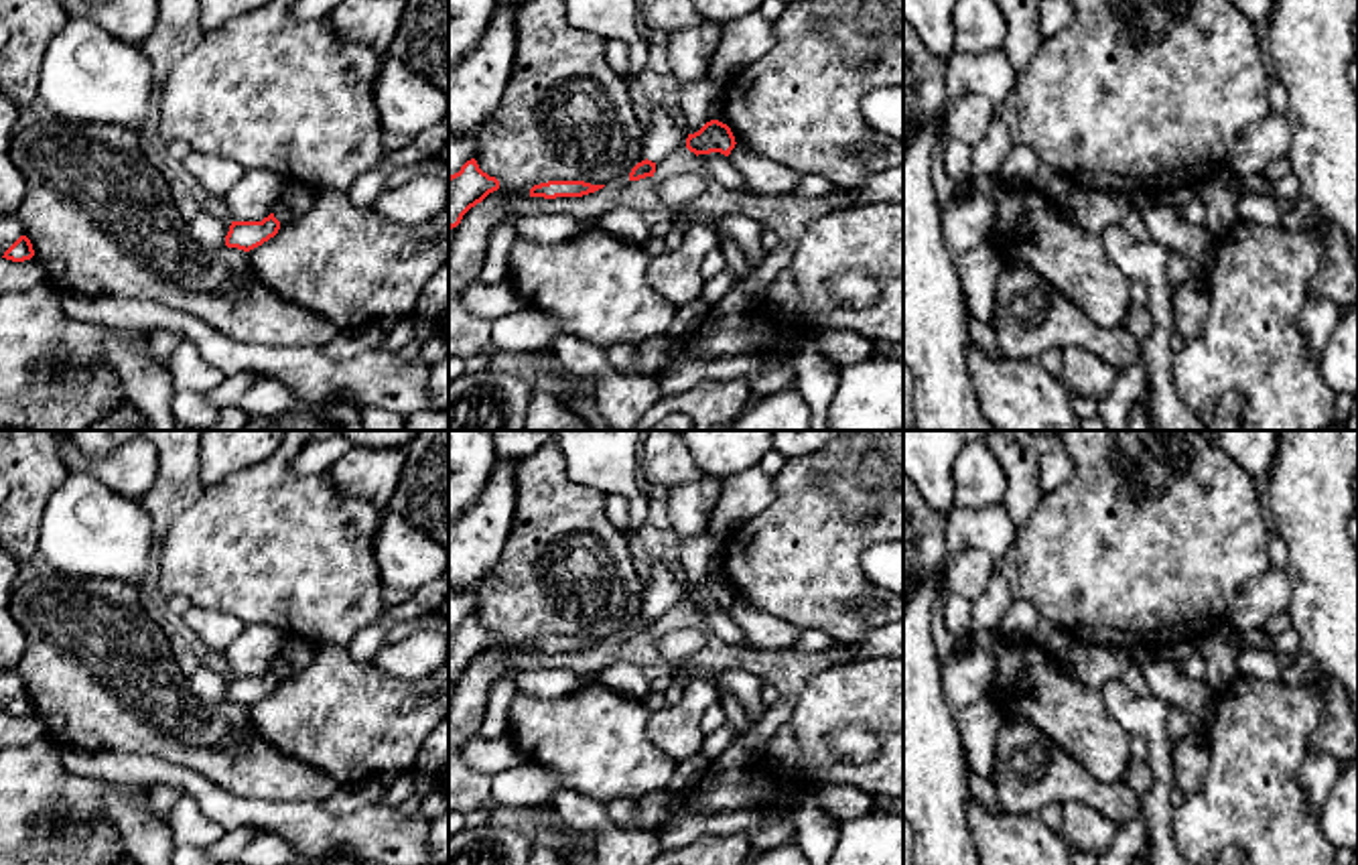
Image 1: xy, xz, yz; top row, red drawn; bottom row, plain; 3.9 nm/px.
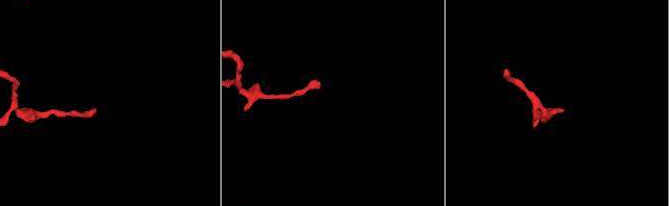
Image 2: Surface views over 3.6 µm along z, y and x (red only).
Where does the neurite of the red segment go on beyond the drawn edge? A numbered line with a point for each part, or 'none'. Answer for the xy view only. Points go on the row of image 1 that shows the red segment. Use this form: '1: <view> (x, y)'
none

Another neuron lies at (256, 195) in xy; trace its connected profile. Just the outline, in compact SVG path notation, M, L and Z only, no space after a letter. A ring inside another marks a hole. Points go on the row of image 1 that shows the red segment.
M248 169L242 181L223 197L231 221L262 221L274 213L284 181L268 169Z

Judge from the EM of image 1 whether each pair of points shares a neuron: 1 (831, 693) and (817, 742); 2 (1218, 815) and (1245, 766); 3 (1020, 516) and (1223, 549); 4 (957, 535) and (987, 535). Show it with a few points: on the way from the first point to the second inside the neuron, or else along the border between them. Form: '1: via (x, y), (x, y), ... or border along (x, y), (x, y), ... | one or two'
1: via (825, 705), (817, 713), (817, 729) | one
2: via (1231, 803), (1245, 788), (1245, 778) | one
3: border along (1044, 496), (1020, 528) | two
4: via (965, 535), (979, 535) | one

